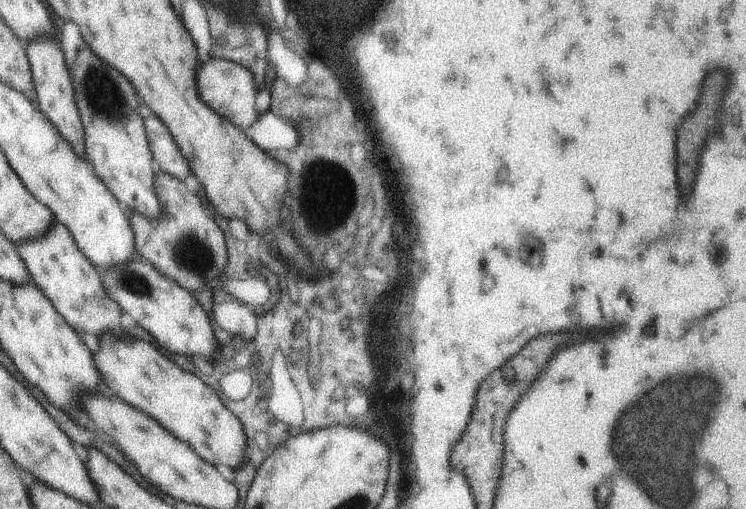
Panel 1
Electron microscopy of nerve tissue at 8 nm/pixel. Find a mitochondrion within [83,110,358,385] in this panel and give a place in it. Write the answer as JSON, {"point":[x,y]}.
{"point":[187,253]}

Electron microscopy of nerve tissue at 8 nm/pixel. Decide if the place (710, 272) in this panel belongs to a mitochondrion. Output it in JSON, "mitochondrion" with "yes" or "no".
{"mitochondrion":"yes"}

